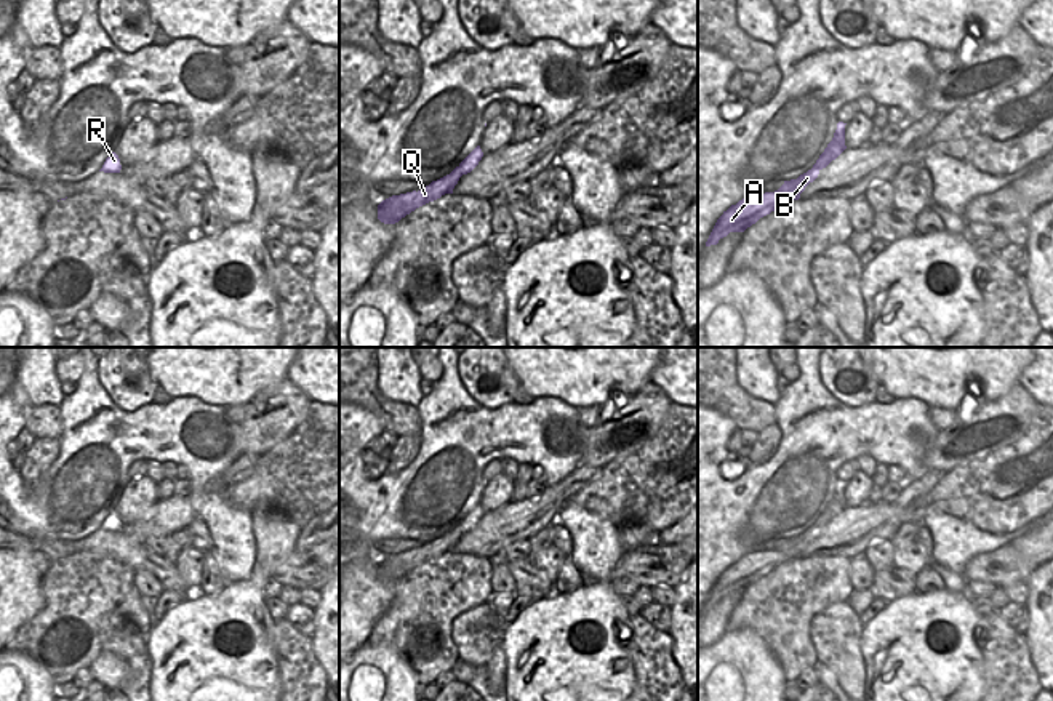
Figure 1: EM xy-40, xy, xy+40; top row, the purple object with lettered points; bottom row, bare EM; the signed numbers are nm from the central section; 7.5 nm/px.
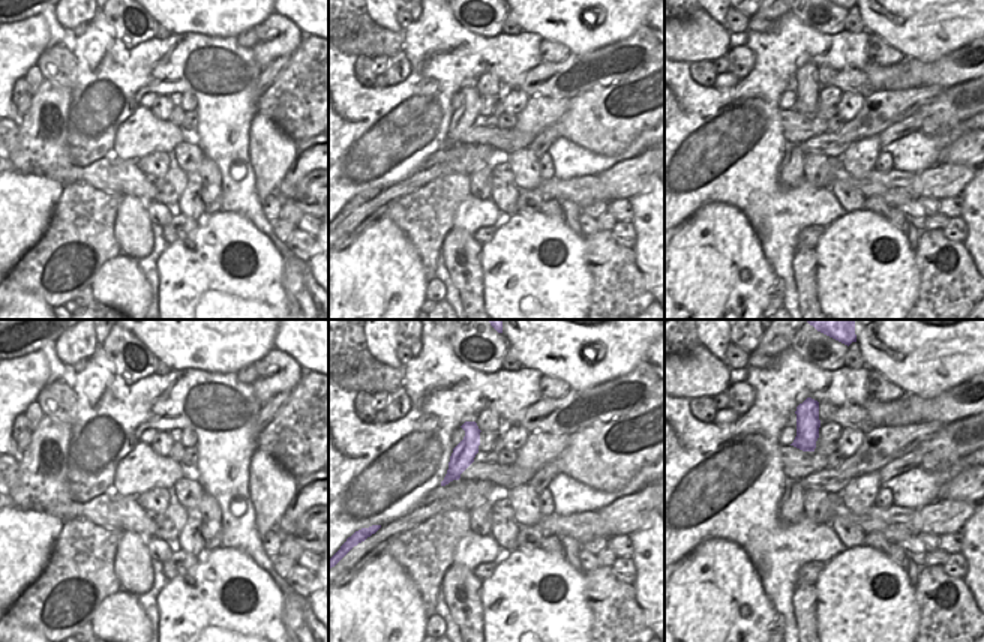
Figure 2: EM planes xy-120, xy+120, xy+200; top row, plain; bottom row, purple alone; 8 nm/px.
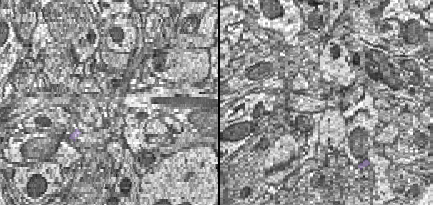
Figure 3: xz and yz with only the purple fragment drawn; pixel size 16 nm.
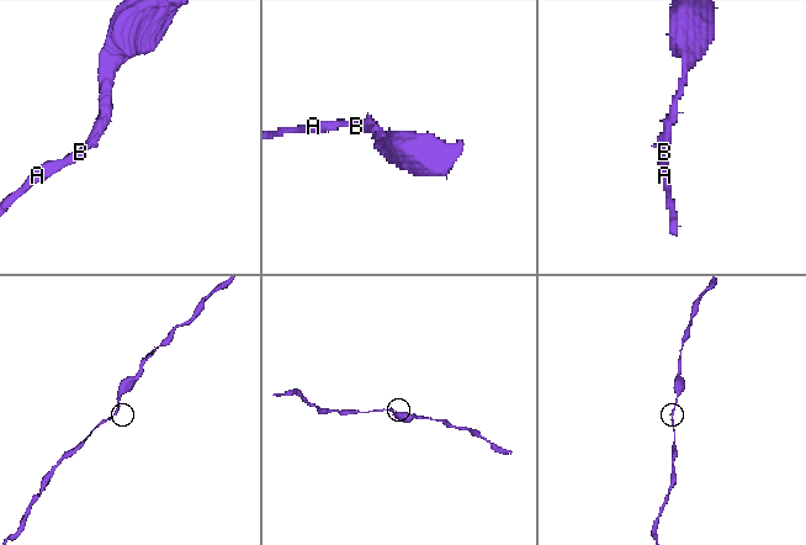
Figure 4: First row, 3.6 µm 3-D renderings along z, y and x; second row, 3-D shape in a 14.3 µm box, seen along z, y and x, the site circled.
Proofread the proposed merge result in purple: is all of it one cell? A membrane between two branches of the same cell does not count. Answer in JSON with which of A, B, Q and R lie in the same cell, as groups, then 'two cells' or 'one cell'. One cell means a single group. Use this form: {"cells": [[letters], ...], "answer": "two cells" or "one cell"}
{"cells": [["A", "B", "Q", "R"]], "answer": "one cell"}

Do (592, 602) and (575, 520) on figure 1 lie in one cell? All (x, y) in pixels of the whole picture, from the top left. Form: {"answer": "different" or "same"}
{"answer": "different"}

